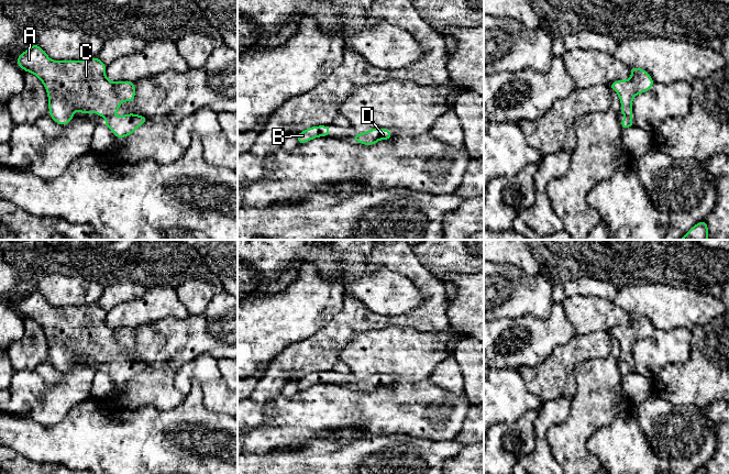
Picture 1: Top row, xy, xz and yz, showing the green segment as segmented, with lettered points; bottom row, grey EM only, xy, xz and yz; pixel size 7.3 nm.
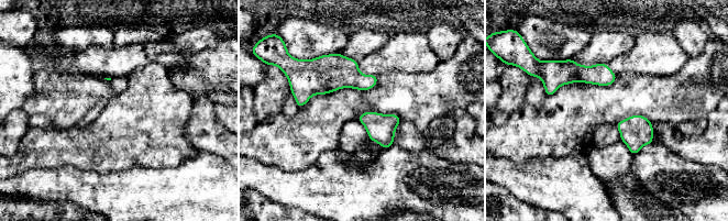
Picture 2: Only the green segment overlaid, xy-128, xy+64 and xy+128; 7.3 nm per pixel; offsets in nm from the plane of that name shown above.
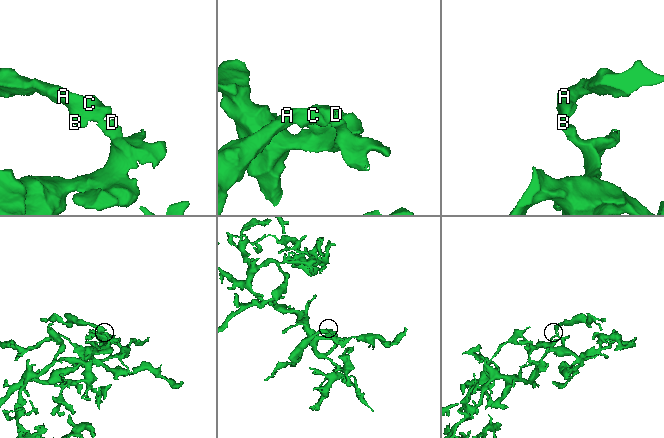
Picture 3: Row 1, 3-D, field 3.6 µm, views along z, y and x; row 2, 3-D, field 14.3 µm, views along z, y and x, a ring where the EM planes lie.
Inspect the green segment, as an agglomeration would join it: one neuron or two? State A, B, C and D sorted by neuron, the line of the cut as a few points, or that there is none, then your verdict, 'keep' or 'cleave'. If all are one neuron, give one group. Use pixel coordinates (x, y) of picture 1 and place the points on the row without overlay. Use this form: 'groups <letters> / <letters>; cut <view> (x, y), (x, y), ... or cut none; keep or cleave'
groups A B C D; cut none; keep

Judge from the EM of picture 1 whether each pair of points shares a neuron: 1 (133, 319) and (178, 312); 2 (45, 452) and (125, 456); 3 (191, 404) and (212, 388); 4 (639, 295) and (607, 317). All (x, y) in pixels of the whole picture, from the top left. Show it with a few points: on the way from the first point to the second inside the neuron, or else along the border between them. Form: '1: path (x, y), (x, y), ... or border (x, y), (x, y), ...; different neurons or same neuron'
1: path (144, 310), (167, 310); same neuron
2: path (65, 452), (106, 452); same neuron
3: border (195, 383), (201, 390), (202, 404), (222, 412); different neurons
4: border (614, 301), (630, 312); different neurons

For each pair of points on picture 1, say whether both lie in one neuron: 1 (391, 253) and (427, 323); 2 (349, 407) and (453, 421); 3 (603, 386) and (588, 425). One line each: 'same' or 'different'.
1: same
2: same
3: same

